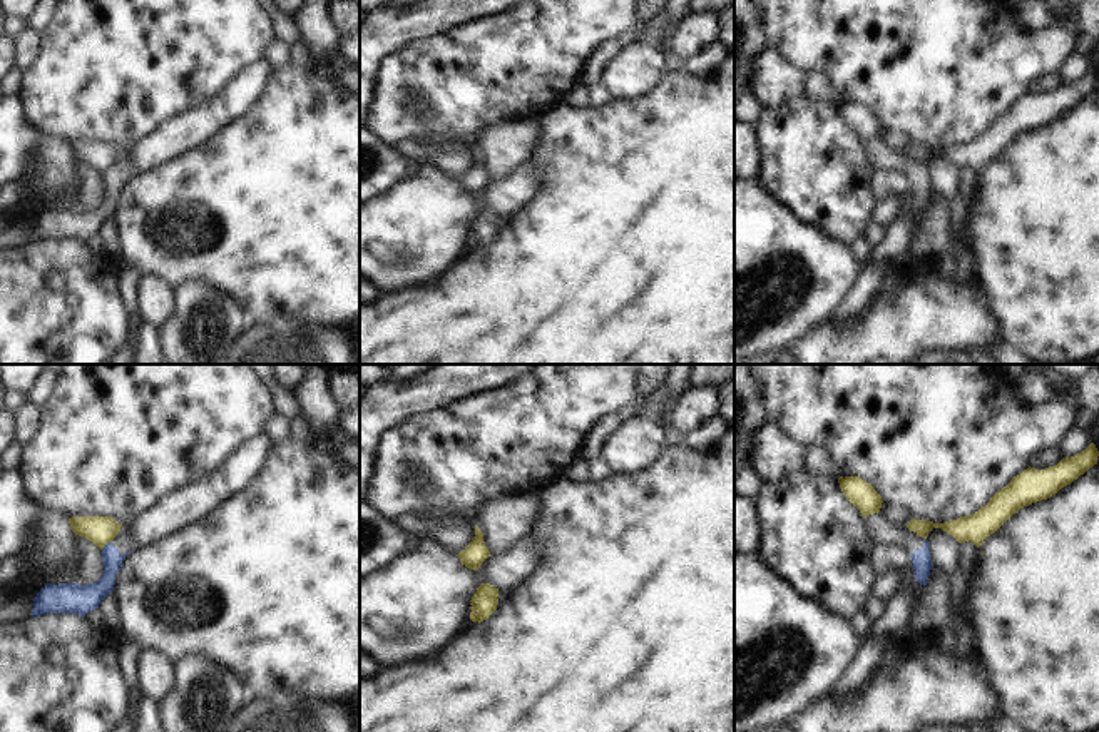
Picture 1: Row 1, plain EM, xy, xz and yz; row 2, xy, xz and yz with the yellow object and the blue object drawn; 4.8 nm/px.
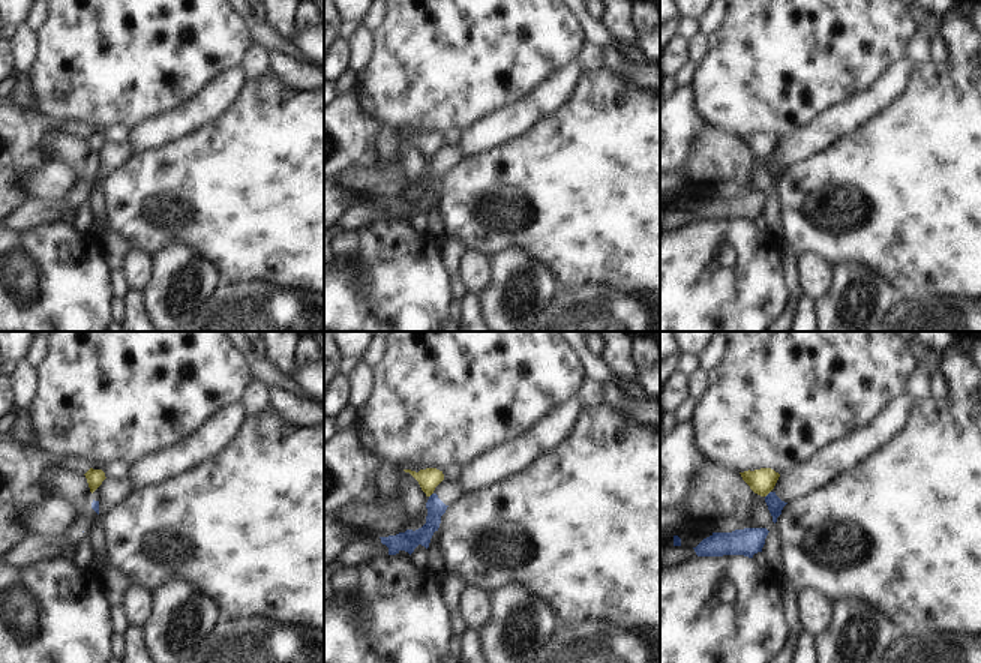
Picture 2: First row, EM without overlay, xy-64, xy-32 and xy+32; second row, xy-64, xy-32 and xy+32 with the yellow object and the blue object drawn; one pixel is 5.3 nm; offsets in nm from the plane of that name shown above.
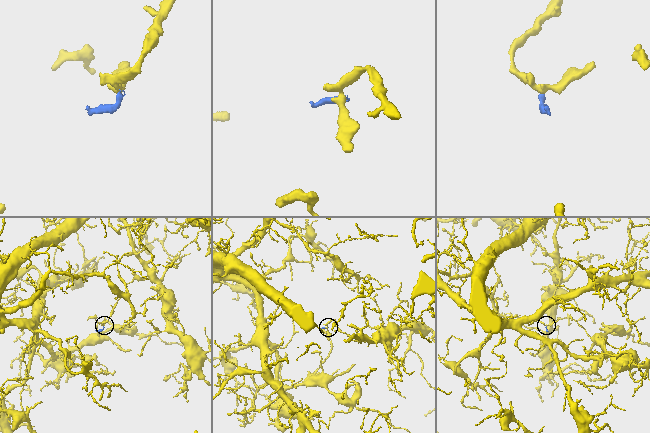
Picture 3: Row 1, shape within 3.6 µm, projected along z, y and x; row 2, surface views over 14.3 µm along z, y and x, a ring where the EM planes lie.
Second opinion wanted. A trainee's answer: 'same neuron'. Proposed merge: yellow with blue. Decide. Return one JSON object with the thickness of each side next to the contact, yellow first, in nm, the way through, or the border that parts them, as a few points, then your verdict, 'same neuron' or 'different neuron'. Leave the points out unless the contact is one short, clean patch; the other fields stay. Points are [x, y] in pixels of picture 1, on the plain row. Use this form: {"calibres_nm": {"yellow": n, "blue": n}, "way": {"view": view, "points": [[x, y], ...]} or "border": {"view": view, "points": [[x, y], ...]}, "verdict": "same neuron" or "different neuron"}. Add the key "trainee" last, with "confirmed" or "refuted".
{"calibres_nm": {"yellow": 140, "blue": 110}, "border": {"view": "xy", "points": [[111, 166], [101, 174]]}, "verdict": "different neuron", "trainee": "refuted"}

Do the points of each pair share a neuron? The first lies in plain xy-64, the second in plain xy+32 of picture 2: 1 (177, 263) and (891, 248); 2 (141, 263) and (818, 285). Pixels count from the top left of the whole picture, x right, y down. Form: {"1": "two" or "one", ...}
{"1": "two", "2": "one"}

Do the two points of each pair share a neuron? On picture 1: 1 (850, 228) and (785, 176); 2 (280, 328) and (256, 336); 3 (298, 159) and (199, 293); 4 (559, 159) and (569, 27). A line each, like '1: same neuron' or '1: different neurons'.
1: same neuron
2: same neuron
3: different neurons
4: different neurons

